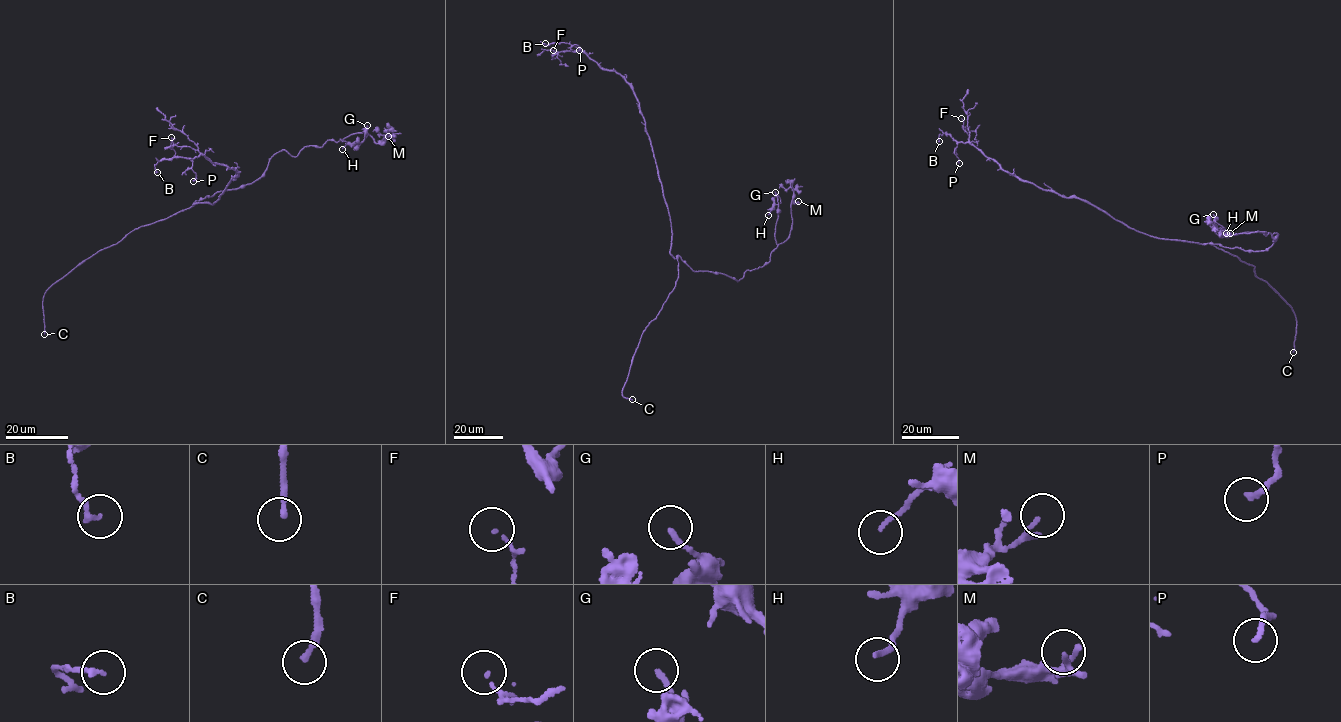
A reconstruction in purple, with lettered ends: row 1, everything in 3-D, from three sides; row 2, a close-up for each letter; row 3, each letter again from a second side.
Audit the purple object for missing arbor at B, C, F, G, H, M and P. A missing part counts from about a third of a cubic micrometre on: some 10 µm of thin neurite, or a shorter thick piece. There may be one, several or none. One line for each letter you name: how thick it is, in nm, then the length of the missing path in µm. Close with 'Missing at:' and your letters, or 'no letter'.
C: Thickness 200 nm. Missing length about 7 µm
Missing at: C

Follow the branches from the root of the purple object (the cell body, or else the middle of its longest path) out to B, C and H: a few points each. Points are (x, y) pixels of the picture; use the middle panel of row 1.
B: (672, 234), (651, 141), (631, 85), (570, 44), (545, 43)
C: (672, 234), (670, 253), (677, 260), (678, 276), (655, 319), (644, 331), (633, 357), (622, 393), (632, 399)
H: (672, 234), (674, 258), (694, 271), (738, 281), (766, 264), (777, 245), (778, 205), (768, 215)

